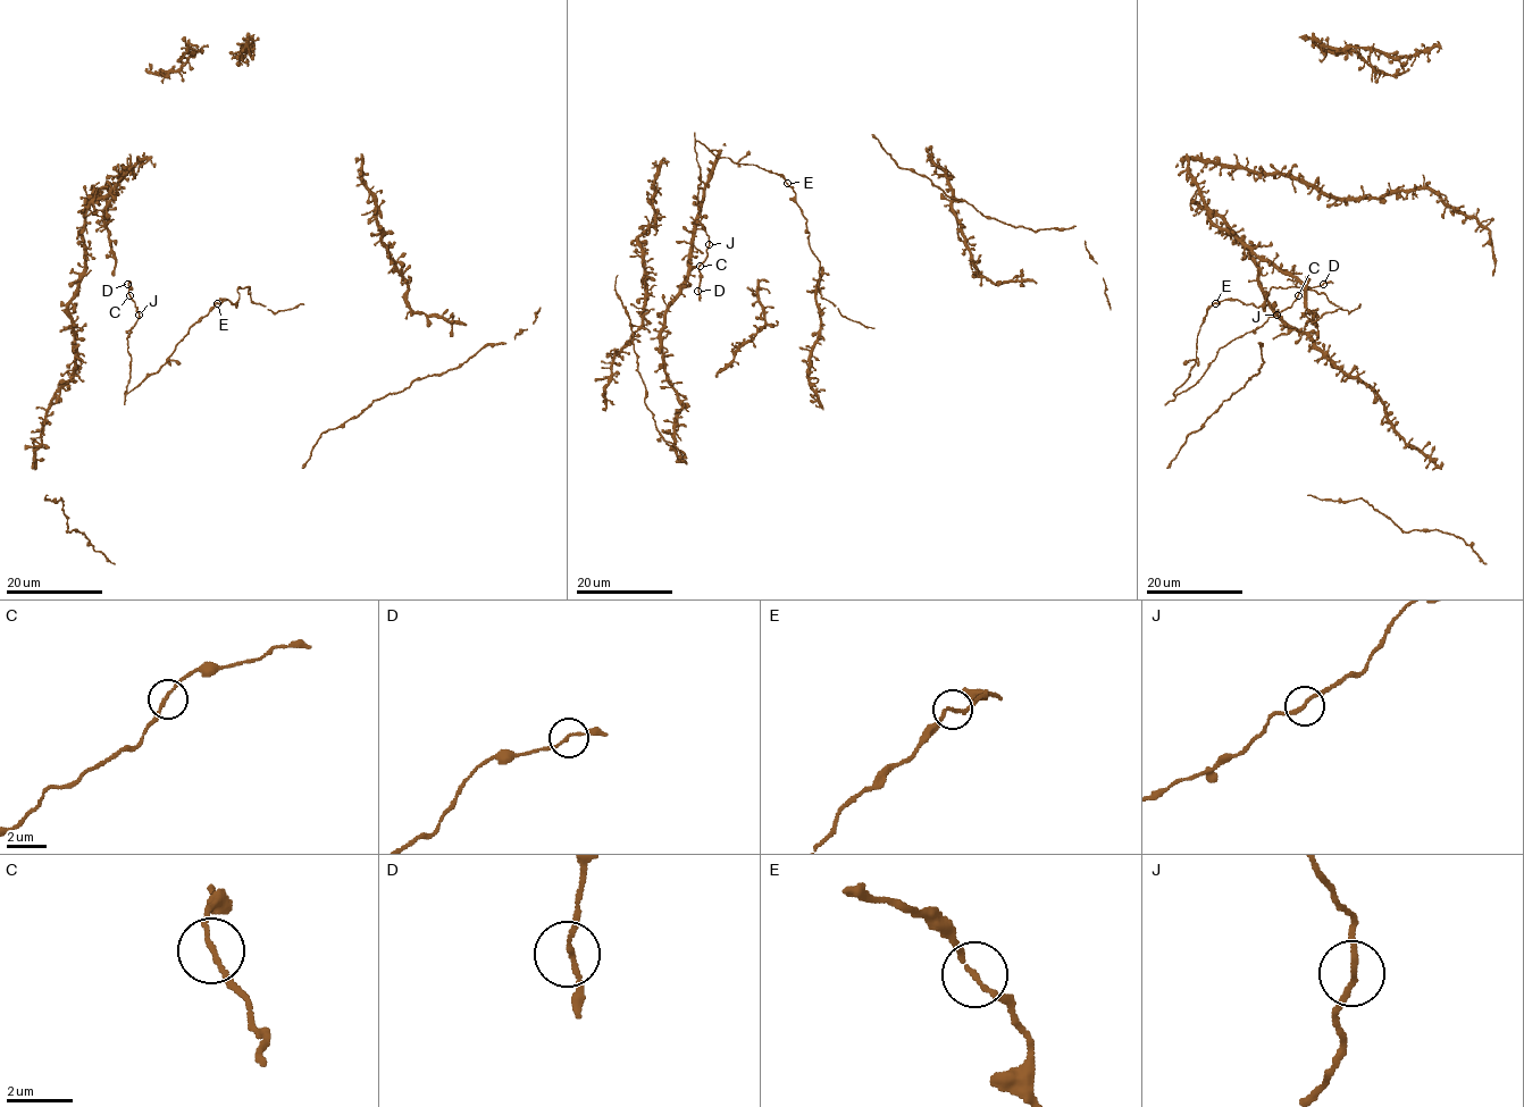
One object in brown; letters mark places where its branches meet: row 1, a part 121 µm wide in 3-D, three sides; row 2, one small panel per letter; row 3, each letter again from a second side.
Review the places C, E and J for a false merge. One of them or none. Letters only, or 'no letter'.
no letter

